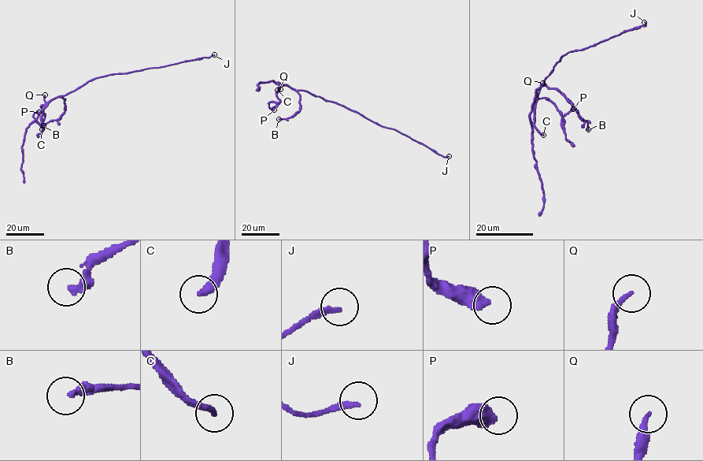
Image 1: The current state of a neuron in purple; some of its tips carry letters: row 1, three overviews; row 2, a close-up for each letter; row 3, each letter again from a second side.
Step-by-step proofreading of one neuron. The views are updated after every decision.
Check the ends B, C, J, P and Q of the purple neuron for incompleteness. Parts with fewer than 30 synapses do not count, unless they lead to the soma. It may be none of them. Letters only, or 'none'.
C, J

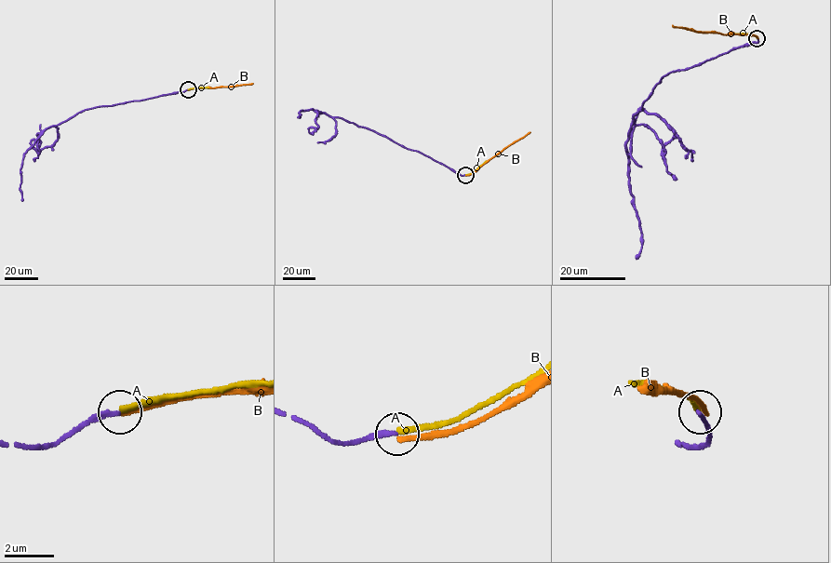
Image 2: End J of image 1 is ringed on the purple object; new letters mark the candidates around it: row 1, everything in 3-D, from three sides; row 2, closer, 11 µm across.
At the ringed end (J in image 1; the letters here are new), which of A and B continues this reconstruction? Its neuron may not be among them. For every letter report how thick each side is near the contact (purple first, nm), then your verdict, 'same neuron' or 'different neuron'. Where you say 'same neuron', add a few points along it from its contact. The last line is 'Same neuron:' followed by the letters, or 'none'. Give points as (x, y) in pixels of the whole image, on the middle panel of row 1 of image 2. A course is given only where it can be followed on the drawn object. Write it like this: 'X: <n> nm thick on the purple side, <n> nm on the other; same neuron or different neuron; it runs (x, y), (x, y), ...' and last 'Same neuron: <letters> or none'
A: 190 nm thick on the purple side, 200 nm on the other; same neuron; it runs (465, 175), (475, 171), (486, 161)
B: 180 nm thick on the purple side, 200 nm on the other; different neuron
Same neuron: A

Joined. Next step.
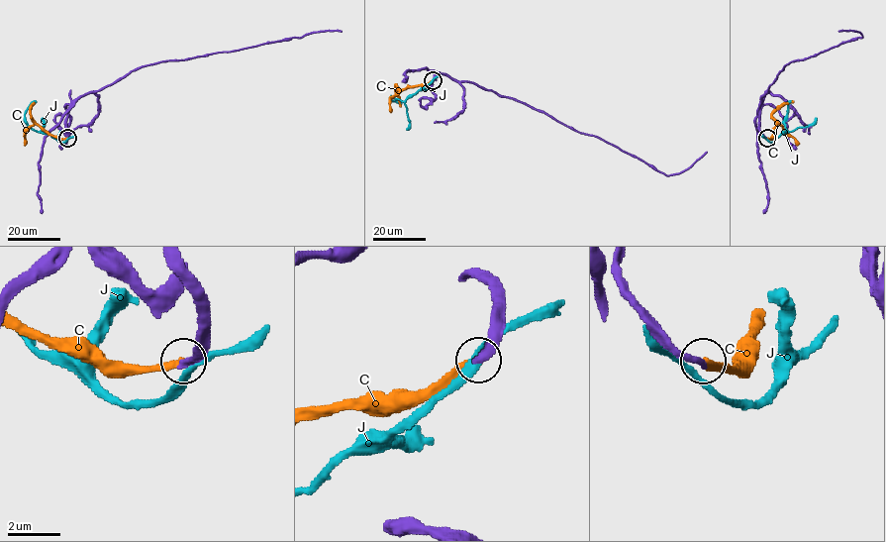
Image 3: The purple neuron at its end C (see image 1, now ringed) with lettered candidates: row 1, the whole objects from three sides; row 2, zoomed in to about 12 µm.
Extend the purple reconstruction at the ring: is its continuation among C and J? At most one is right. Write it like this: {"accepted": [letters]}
{"accepted": ["C"]}

